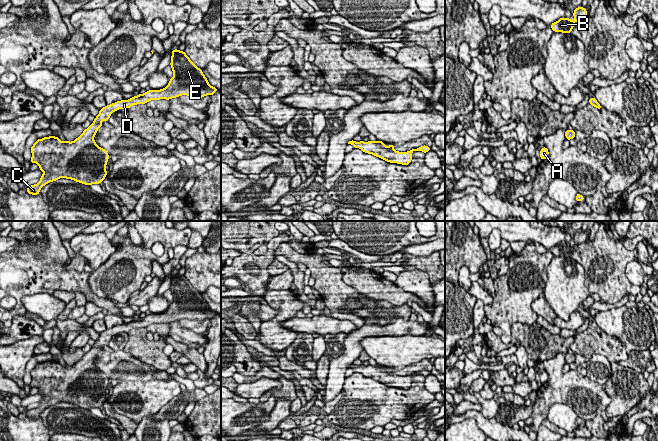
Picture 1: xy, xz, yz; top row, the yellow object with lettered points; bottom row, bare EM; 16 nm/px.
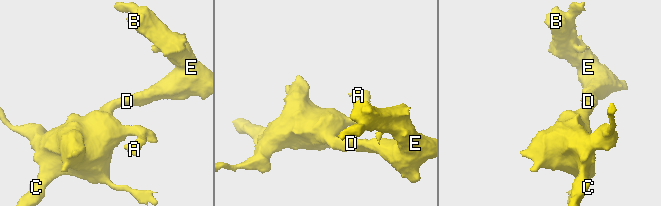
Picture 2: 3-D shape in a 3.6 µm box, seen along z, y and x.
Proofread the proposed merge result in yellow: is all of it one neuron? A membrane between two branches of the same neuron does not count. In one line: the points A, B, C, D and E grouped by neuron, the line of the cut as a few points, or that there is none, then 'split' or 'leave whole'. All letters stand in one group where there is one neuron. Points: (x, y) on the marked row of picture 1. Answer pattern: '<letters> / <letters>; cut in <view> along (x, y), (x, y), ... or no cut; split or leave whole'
A B C D E; no cut; leave whole

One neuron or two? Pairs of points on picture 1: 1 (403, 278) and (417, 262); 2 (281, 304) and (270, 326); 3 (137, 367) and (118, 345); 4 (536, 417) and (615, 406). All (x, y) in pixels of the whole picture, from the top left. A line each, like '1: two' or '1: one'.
1: two
2: one
3: two
4: two

